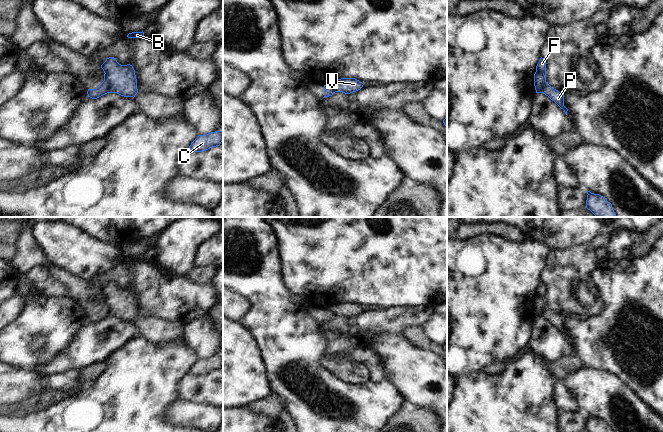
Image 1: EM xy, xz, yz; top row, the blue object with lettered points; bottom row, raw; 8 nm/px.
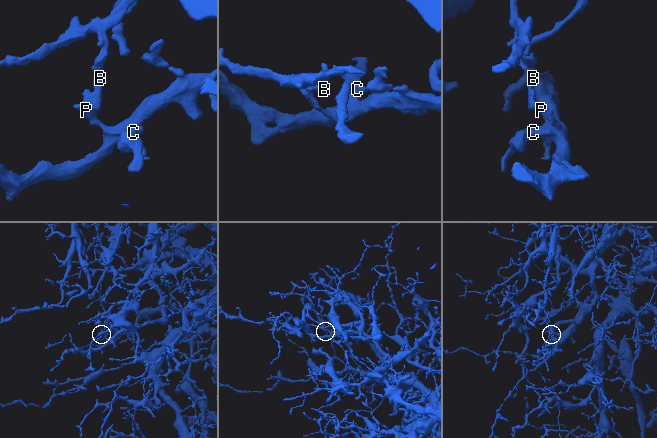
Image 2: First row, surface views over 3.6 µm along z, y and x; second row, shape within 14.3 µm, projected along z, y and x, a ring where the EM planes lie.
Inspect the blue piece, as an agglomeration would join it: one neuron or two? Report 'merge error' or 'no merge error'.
merge error

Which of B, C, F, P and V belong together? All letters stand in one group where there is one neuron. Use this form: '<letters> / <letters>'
B F V / C P

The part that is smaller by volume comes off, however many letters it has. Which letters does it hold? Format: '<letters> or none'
B, F, V

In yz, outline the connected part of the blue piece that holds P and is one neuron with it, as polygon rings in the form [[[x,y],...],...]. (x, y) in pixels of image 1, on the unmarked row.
[[[548,306],[543,308],[543,316],[546,320],[548,320],[552,325],[554,325],[561,333],[564,334],[567,339],[568,333],[564,330],[564,319],[560,317],[558,314],[552,312]]]

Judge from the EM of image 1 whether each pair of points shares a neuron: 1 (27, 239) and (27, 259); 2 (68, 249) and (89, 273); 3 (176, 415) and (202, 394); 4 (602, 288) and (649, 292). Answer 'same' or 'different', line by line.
1: same
2: same
3: different
4: same

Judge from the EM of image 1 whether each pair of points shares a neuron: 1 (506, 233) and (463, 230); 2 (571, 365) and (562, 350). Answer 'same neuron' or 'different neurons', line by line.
1: same neuron
2: different neurons

